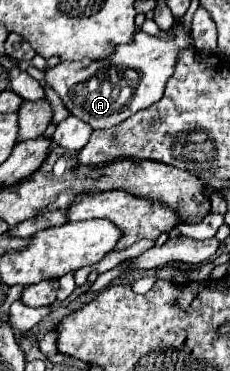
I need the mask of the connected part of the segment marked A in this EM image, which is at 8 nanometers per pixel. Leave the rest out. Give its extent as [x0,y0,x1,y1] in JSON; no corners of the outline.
[45,26,191,128]

